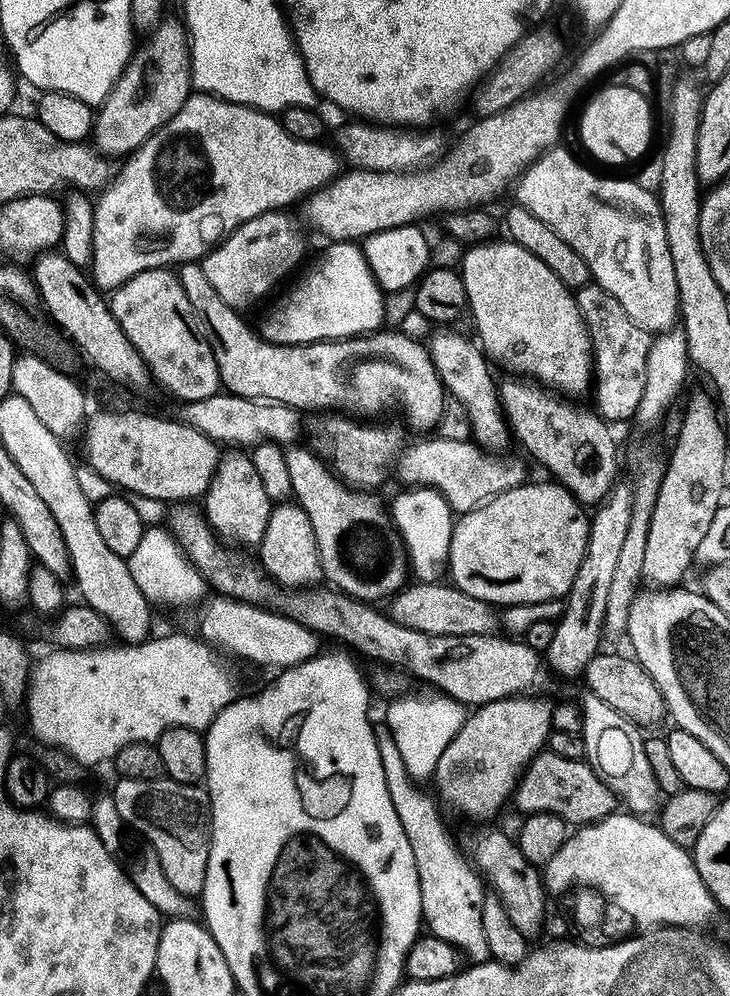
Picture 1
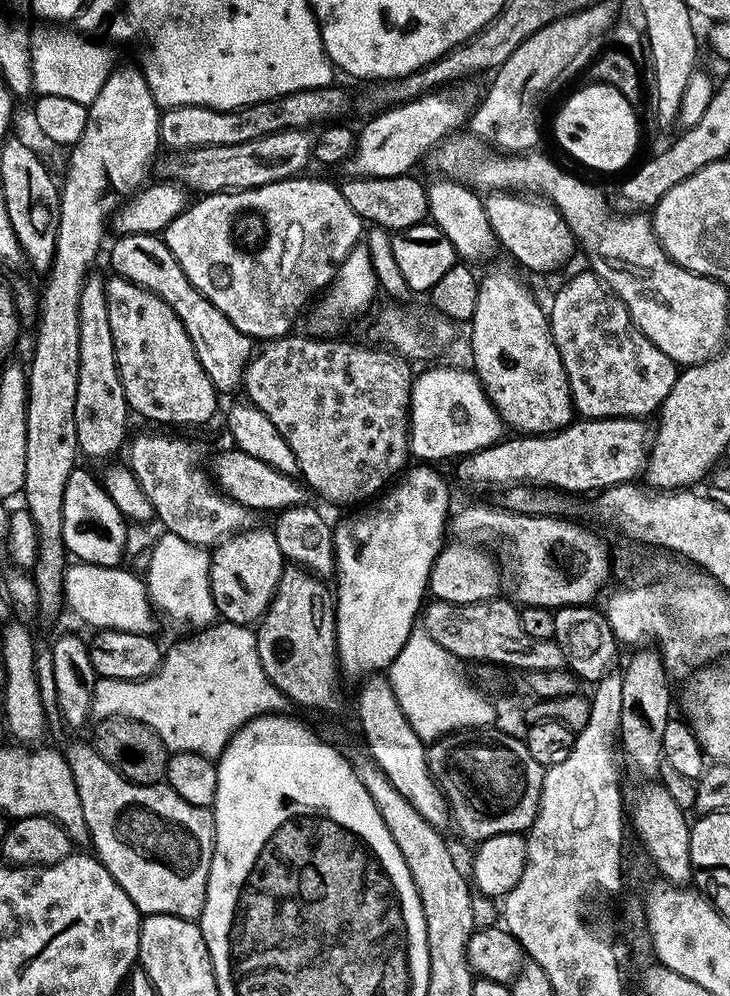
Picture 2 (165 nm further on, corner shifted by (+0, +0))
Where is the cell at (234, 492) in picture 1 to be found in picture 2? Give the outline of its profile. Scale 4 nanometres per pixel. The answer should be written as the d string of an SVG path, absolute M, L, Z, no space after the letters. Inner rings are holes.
M271 527L250 528L221 540L210 552L208 581L212 601L217 613L230 624L252 626L259 621L272 601L286 567L282 550L278 550L275 531Z

